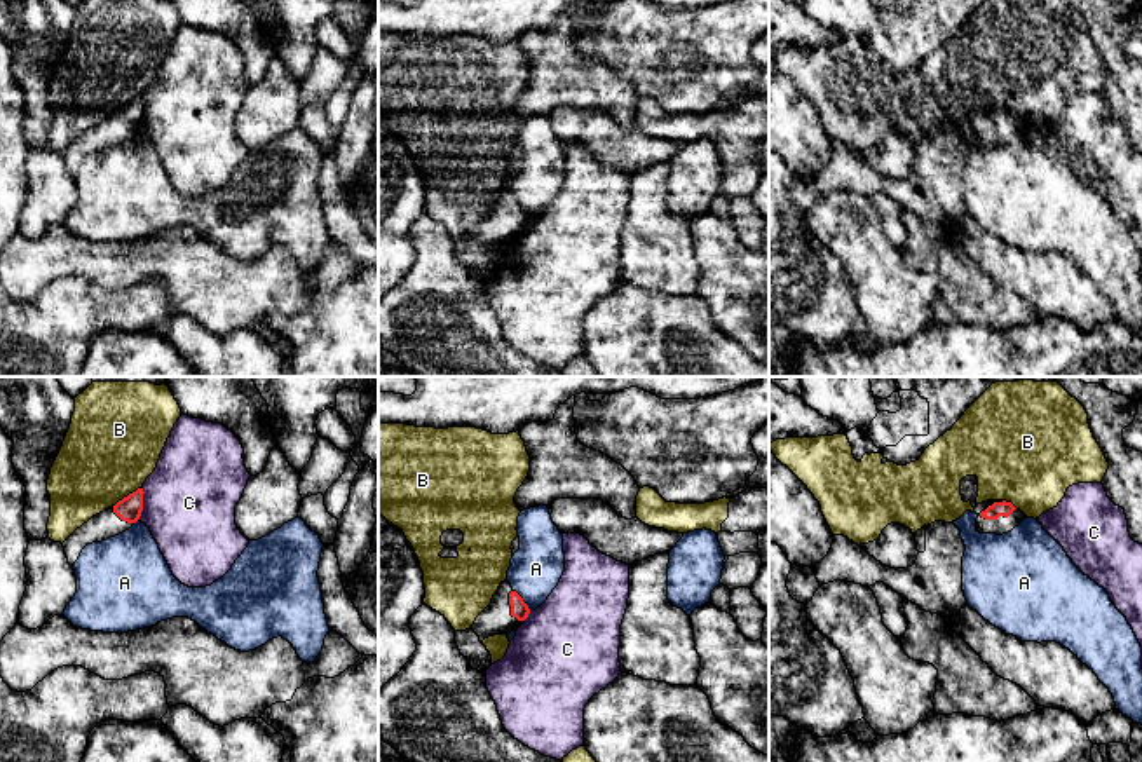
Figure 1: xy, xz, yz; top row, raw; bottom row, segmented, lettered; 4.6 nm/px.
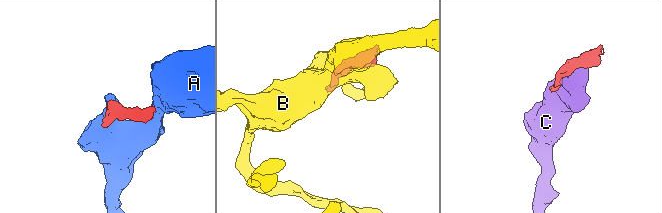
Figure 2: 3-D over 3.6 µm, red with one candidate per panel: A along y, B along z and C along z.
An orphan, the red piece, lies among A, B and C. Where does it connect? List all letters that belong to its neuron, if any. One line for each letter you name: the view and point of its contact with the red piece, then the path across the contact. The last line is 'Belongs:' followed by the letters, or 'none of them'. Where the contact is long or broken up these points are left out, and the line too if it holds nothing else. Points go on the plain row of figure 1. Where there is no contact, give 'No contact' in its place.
Belongs: none of them

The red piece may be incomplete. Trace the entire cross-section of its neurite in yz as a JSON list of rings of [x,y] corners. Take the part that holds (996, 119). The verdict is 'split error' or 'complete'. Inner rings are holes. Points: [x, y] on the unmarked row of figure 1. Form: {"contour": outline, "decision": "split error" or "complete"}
{"contour": [[[987,110],[975,115],[976,141],[1003,145],[1018,136],[1027,126],[1006,110]]], "decision": "split error"}

